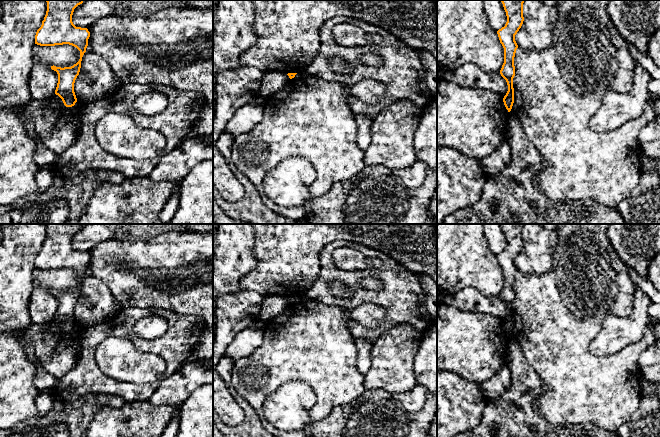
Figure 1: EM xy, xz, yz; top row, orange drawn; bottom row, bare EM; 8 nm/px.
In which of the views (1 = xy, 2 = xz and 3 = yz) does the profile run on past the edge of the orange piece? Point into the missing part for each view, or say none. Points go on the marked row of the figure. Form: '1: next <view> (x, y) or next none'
1: next none
2: next none
3: next none

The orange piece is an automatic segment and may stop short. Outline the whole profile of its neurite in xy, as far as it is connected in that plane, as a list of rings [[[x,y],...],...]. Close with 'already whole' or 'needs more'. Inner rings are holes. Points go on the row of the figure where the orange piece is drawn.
[[[46,0],[47,11],[41,27],[35,35],[35,44],[40,46],[55,46],[69,44],[80,51],[79,61],[71,67],[51,66],[58,74],[55,94],[58,95],[66,107],[72,107],[77,102],[74,83],[79,75],[81,61],[86,48],[90,32],[87,28],[76,27],[72,22],[74,9],[84,0]]]; already whole

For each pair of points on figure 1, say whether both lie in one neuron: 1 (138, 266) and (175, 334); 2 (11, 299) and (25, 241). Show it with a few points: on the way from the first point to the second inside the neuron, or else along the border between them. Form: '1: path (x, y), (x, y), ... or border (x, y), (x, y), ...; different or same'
1: border (138, 306), (168, 309), (184, 315); different
2: path (11, 285), (11, 263), (15, 255); same

